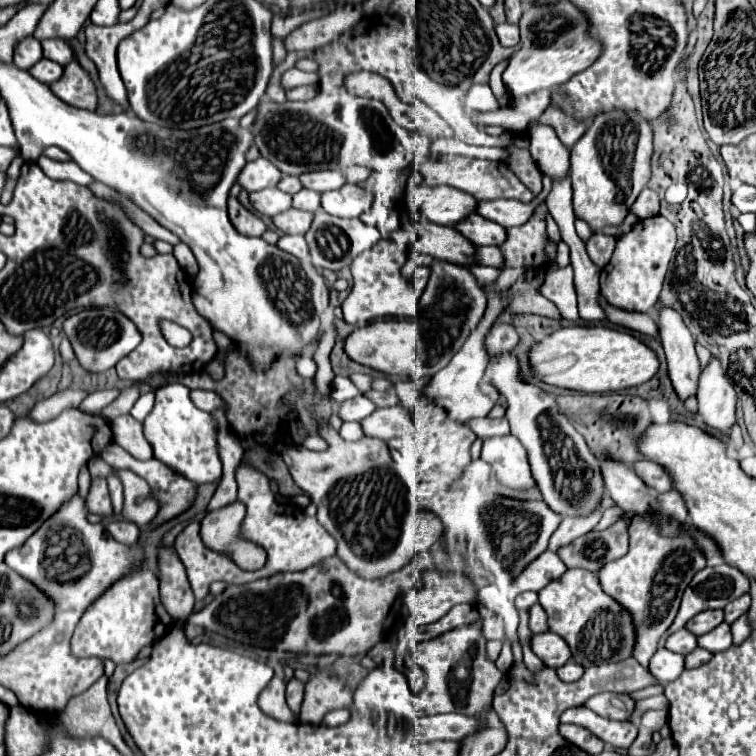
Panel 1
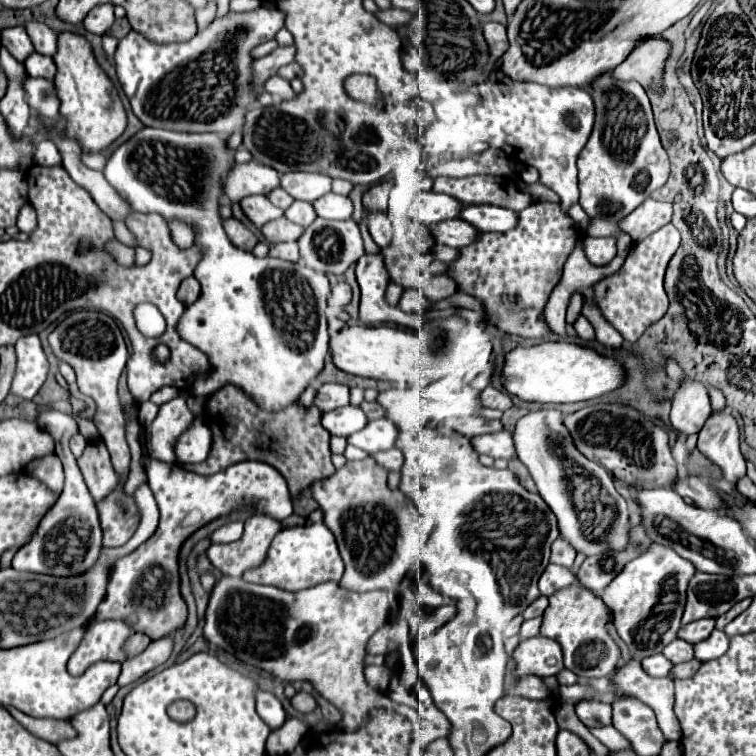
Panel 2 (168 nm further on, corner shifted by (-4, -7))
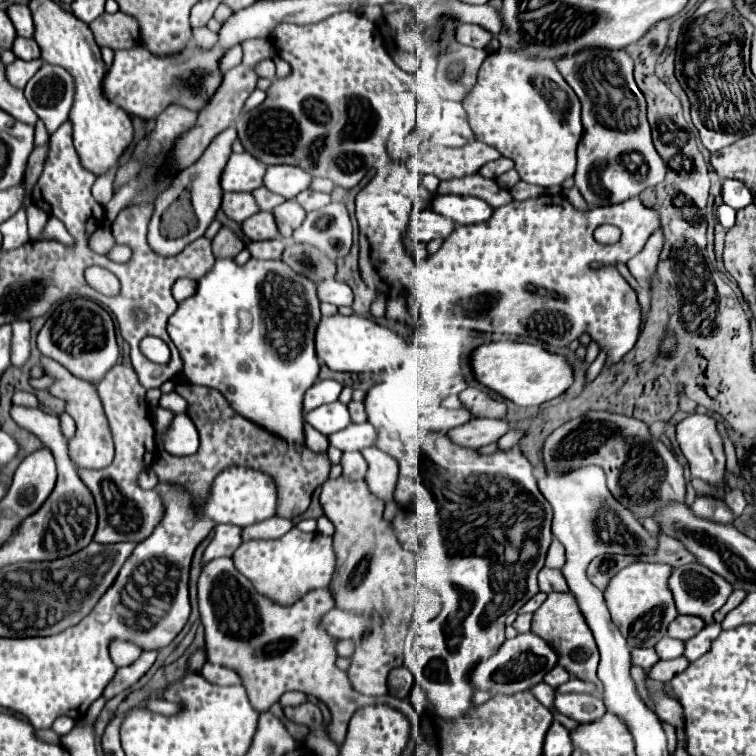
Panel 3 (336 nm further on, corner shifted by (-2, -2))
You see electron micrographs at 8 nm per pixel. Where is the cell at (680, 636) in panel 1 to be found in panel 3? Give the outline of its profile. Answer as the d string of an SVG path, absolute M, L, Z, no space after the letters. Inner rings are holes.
M665 636L663 640L659 640L659 644L655 646L655 650L657 650L657 654L659 654L663 660L679 658L679 656L685 652L685 642L683 642L683 640L677 640L677 638Z

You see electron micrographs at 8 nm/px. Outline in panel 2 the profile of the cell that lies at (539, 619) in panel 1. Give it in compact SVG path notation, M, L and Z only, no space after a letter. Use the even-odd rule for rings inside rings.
M535 617L535 619L529 619L529 621L523 621L521 625L521 639L529 639L529 637L537 637L539 635L539 627L541 627L541 617Z

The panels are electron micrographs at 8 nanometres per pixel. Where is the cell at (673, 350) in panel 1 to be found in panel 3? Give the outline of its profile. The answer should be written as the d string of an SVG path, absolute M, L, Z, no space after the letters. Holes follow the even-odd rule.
M687 414L677 424L677 442L689 460L693 478L725 486L723 440L709 414Z

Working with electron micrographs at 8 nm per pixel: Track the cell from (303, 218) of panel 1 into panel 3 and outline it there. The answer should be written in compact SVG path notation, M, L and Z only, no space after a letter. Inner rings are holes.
M257 212L243 222L243 232L251 240L271 240L279 236L279 226L273 212Z

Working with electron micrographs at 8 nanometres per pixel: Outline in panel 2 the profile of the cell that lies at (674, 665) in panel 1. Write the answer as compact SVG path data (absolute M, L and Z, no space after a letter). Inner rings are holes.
M661 653L659 655L653 655L653 657L645 657L641 661L641 665L643 665L643 669L651 677L667 677L669 671L671 671L671 667L673 667L673 663L669 663L667 657L663 657Z

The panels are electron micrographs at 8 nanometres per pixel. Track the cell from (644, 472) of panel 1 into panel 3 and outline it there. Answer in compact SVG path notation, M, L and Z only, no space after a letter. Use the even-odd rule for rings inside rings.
M697 494L691 510L697 514L697 516L703 516L703 518L711 518L715 522L733 522L733 512L727 508L725 500L719 500L719 498L713 498L713 496L701 496Z

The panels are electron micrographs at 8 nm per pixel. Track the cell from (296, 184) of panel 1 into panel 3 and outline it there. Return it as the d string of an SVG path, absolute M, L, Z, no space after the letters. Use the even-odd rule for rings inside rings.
M263 186L263 188L257 188L257 190L253 192L253 196L255 196L255 200L257 200L257 204L259 204L261 210L273 210L275 206L279 206L279 204L285 202L283 196L267 190L265 186Z

